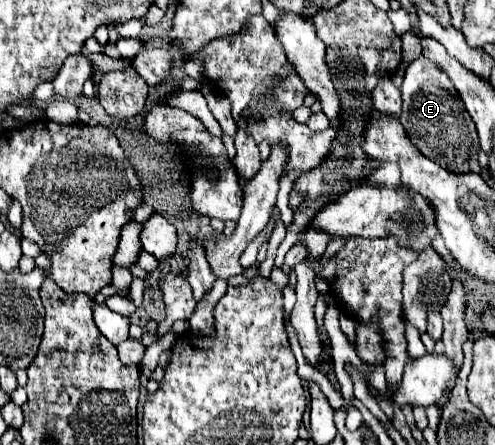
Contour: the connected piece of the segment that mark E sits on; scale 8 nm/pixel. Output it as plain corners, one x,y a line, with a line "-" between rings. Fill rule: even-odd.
419,55
407,69
403,79
403,113
401,123
411,139
411,143
431,161
447,167
453,159
453,147
479,147
479,137
475,131
475,123
463,101
459,99
455,87
447,81
445,73
431,61

